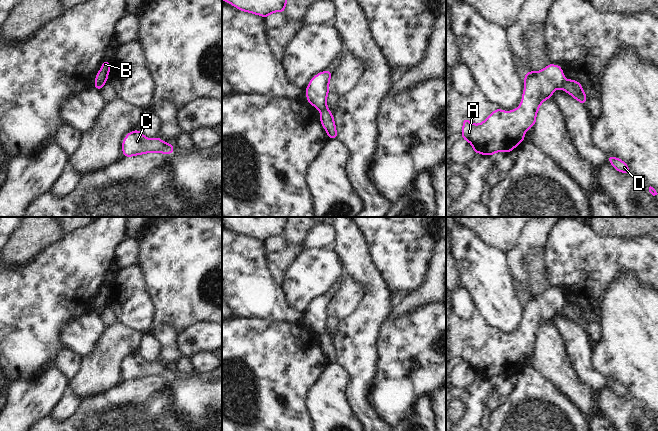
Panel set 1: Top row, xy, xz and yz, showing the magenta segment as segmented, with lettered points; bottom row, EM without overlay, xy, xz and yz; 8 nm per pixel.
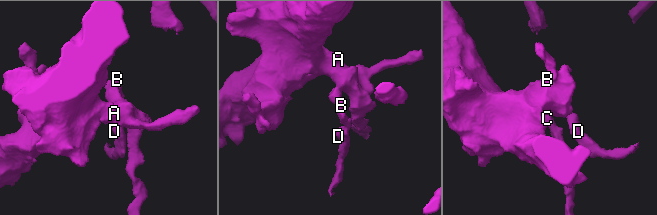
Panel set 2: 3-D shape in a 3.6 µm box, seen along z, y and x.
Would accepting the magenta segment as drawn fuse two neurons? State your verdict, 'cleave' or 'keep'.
cleave

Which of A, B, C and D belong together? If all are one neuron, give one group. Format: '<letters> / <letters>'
A B C / D

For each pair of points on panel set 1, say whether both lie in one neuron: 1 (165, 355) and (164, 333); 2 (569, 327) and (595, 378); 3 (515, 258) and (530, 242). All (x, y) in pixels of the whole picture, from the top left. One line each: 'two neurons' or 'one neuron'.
1: one neuron
2: one neuron
3: one neuron

